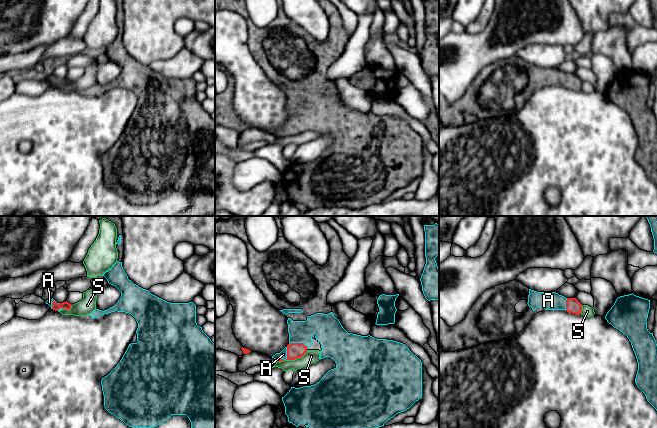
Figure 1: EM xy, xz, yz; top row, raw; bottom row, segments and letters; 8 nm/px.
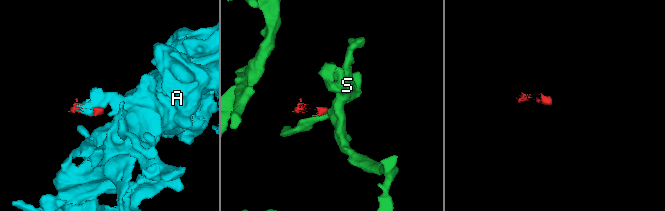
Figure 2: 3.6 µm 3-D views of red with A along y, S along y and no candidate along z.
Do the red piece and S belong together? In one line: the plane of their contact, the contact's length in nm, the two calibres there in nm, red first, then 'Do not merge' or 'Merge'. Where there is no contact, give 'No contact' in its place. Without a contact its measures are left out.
Touches red in xz. Shared border 280 nm. Thickness 130 nm (red) against 110 nm. Do not merge

